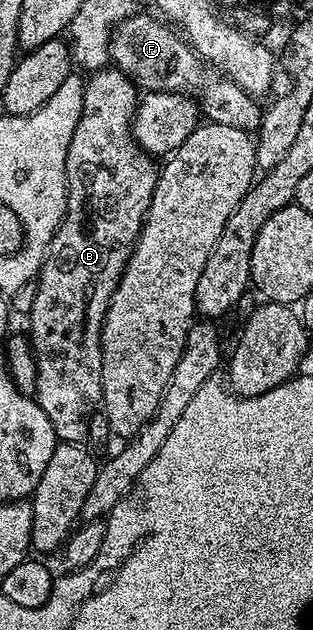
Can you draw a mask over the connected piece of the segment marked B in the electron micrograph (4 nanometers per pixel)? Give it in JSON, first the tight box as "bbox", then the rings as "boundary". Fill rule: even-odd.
{"bbox":[26,65,158,443],"boundary":[[[109,65],[103,71],[97,71],[87,76],[84,84],[84,100],[82,101],[82,117],[78,117],[78,125],[74,129],[74,137],[70,139],[70,149],[66,153],[66,181],[68,182],[68,211],[60,228],[54,233],[54,237],[48,246],[48,252],[44,258],[44,264],[40,267],[40,274],[37,278],[38,291],[35,294],[33,308],[26,316],[28,327],[32,330],[30,342],[32,351],[36,354],[36,389],[34,398],[36,404],[50,417],[50,425],[54,425],[54,433],[61,443],[84,443],[88,437],[88,422],[94,413],[92,407],[92,391],[86,384],[94,379],[94,365],[102,361],[102,349],[100,348],[100,334],[104,318],[108,312],[110,301],[114,297],[114,289],[130,261],[132,251],[136,248],[136,242],[140,236],[140,230],[144,224],[144,218],[150,207],[150,201],[154,197],[156,188],[156,177],[158,174],[158,163],[153,156],[136,144],[136,138],[132,135],[132,118],[136,115],[138,106],[138,88],[131,79],[117,71],[115,66]]]}

